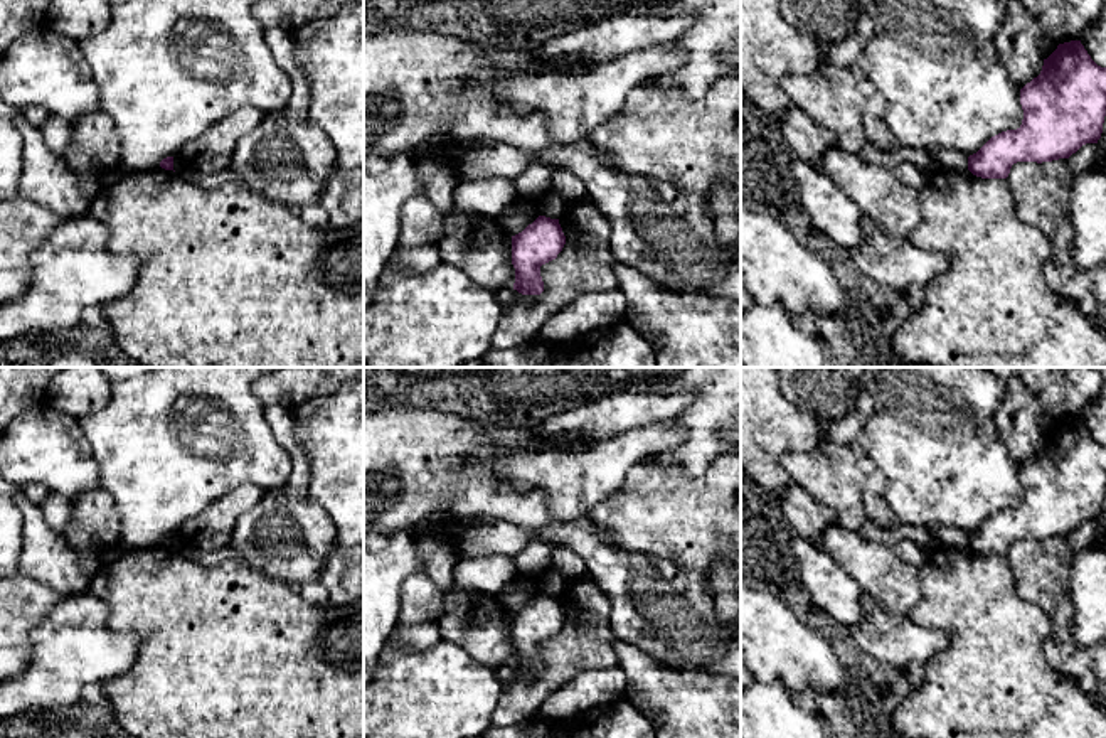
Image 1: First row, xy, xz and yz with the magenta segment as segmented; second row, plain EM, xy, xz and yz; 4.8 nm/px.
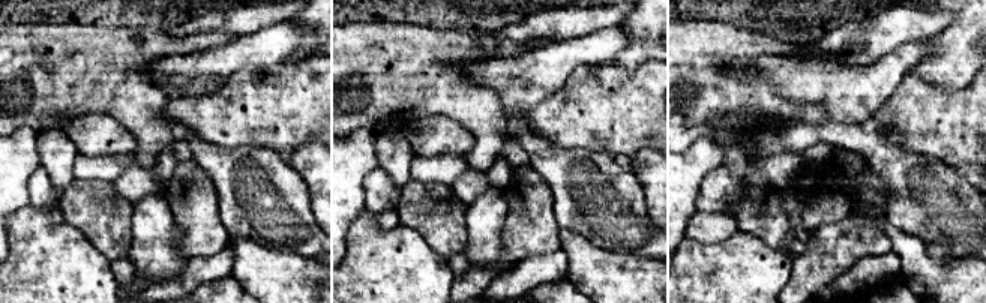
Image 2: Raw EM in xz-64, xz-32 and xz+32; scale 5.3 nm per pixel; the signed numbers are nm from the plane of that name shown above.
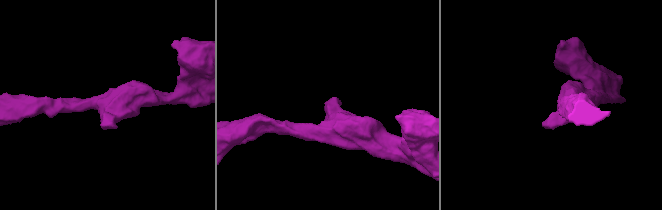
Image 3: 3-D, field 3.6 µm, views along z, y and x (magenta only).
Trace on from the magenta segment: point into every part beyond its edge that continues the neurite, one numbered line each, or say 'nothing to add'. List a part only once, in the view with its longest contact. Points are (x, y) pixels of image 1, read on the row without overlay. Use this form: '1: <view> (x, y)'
nothing to add

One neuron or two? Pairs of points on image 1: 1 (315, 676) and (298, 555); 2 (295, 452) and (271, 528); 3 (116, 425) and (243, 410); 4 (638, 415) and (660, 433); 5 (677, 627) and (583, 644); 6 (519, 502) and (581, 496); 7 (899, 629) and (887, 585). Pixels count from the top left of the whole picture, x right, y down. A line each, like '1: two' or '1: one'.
1: two
2: one
3: one
4: two
5: two
6: two
7: two

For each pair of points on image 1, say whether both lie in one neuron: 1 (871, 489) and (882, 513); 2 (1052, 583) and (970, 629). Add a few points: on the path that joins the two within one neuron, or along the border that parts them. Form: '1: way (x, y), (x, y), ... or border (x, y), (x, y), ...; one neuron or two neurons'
1: way (872, 494), (877, 508); one neuron
2: border (1009, 563), (1015, 592), (1049, 617), (1049, 631); two neurons

